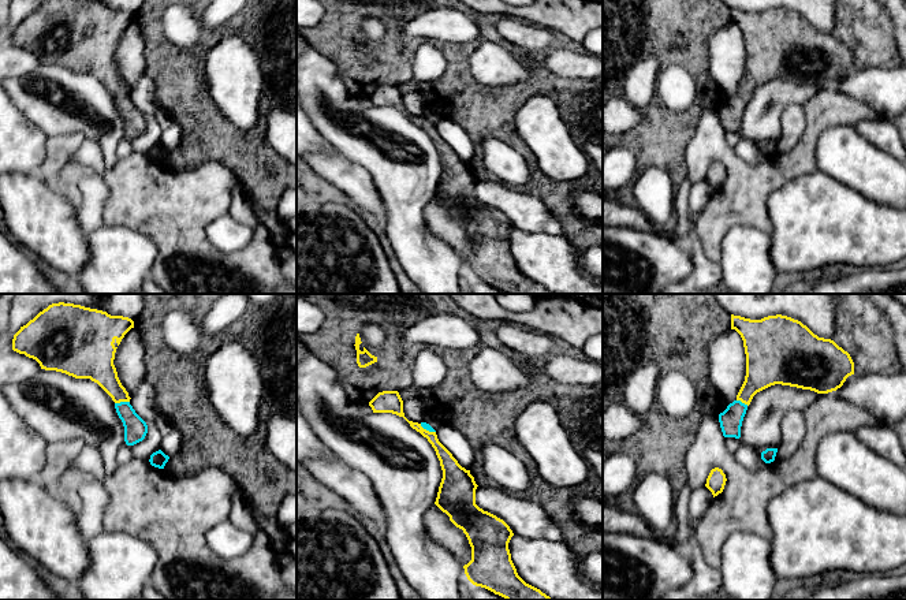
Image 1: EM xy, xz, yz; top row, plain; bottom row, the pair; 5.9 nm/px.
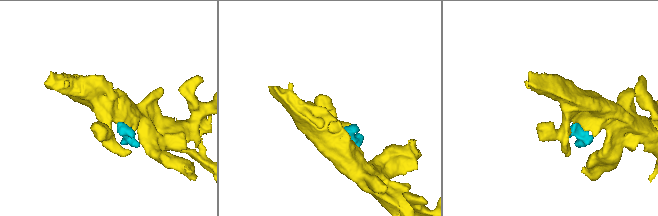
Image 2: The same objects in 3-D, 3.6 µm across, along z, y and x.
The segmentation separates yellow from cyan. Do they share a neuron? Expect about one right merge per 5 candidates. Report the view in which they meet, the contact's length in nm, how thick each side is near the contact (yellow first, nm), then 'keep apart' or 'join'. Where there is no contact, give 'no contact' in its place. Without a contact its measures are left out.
meets yellow in xy; contact 90 nm long; 180 nm thick on the yellow side, 140 nm on the other; join

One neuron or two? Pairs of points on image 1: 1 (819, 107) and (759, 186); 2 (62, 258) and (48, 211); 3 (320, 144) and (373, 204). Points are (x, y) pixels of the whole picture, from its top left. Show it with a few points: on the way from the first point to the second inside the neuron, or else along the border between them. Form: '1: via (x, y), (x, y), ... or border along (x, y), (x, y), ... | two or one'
1: via (813, 129), (806, 145), (780, 168) | one
2: via (62, 246), (49, 230), (48, 223) | one
3: border along (332, 148), (310, 153) | two

